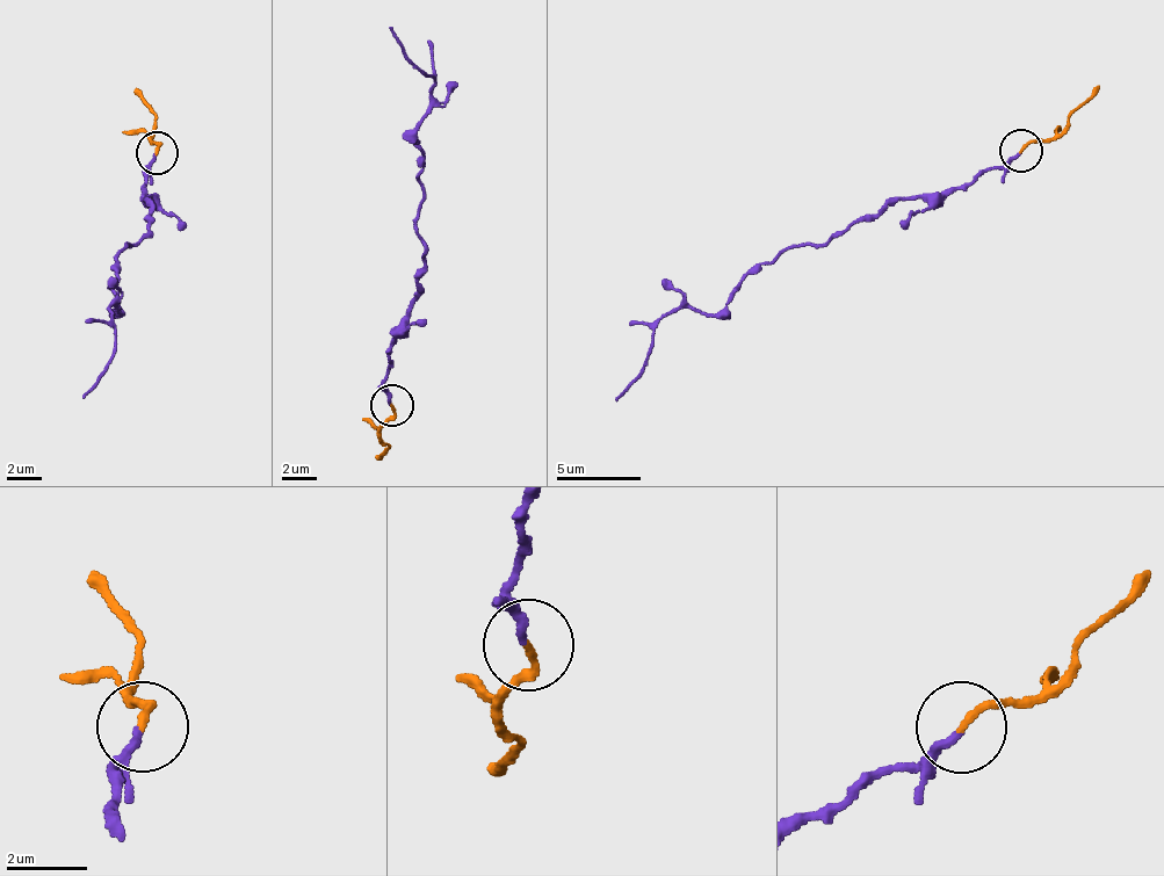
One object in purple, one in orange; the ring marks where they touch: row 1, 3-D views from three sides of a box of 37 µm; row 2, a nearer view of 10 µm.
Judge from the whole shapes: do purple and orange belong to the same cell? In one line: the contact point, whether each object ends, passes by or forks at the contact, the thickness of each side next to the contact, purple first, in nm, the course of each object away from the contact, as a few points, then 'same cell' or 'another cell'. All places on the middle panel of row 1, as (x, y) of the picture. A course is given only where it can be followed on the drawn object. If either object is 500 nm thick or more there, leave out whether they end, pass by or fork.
at (392, 405); purple ends there; orange ends there; 200 nm thick on the purple side, 170 nm on the other; purple runs (390, 404), (388, 348), (425, 251), (416, 127), (434, 80), (389, 28); orange runs (393, 404), (377, 460); another cell

